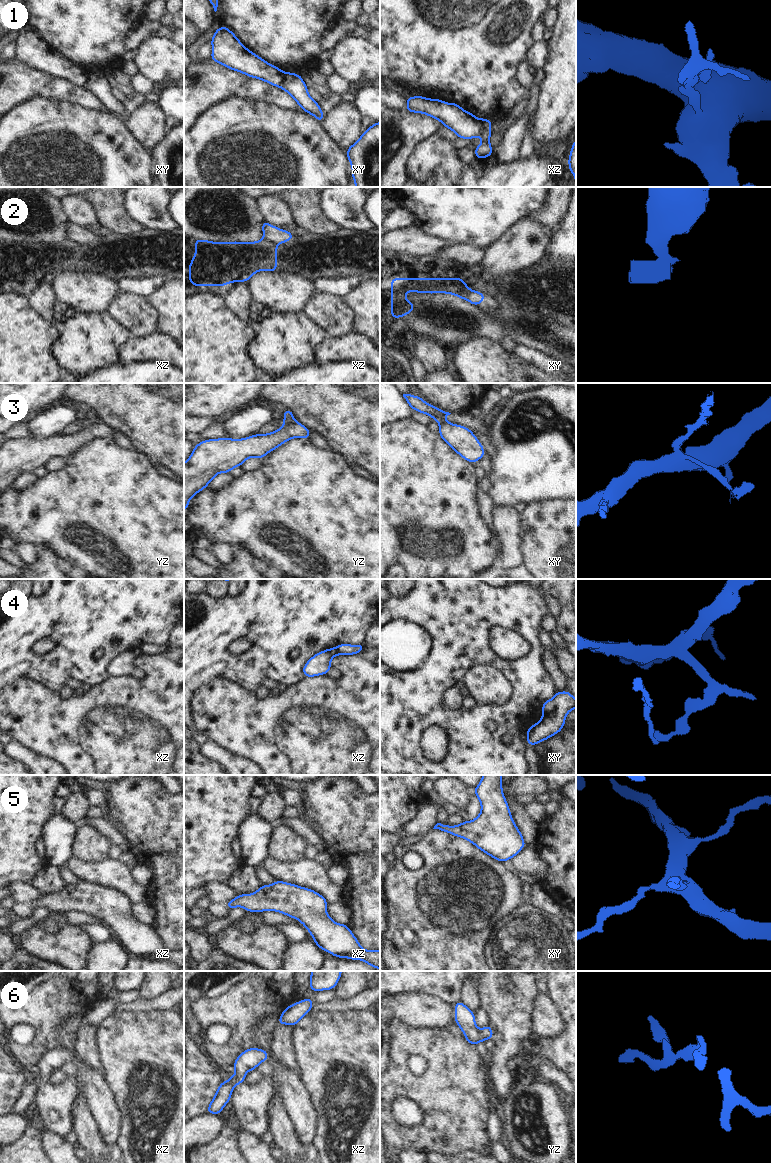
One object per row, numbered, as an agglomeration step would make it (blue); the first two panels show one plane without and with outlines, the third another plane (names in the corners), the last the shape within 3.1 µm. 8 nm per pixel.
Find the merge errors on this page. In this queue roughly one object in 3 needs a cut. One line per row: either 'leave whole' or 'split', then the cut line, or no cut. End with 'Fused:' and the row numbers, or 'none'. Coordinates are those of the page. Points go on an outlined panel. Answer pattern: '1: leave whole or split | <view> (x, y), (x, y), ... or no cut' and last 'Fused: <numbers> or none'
1: split | xz (479, 119), (482, 125), (480, 134)
2: split | xz (264, 237), (276, 244)
3: split | yz (292, 420), (284, 422)
4: split | xz (334, 648), (337, 654)
5: leave whole | no cut
6: leave whole | no cut
Fused: 1, 2, 3, 4

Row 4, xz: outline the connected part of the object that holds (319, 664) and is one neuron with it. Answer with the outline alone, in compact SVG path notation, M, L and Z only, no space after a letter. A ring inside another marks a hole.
M335 648L326 649L316 653L303 666L304 677L314 677L324 675L331 670L330 662L337 655Z

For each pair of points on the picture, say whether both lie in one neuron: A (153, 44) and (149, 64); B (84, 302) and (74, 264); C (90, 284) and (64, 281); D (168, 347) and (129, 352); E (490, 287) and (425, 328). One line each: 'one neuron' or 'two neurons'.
A: one neuron
B: two neurons
C: one neuron
D: one neuron
E: two neurons

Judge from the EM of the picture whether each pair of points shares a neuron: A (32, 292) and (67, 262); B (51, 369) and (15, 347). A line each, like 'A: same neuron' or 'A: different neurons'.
A: different neurons
B: same neuron

